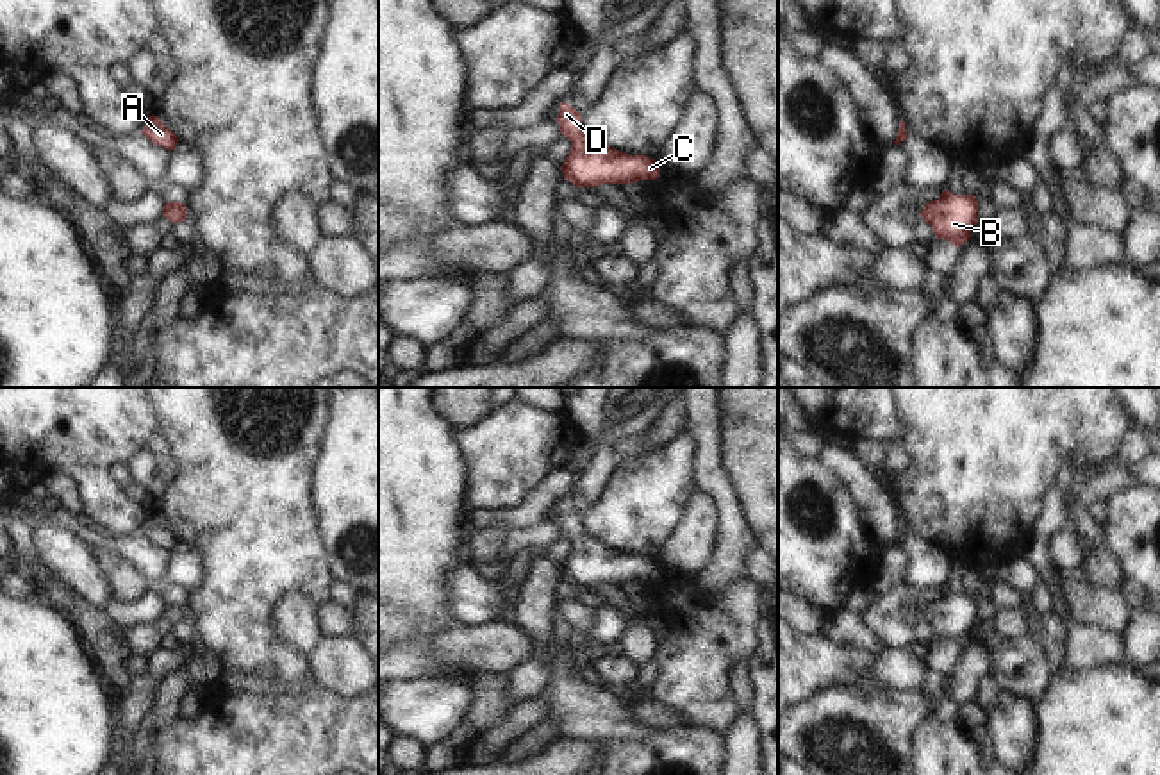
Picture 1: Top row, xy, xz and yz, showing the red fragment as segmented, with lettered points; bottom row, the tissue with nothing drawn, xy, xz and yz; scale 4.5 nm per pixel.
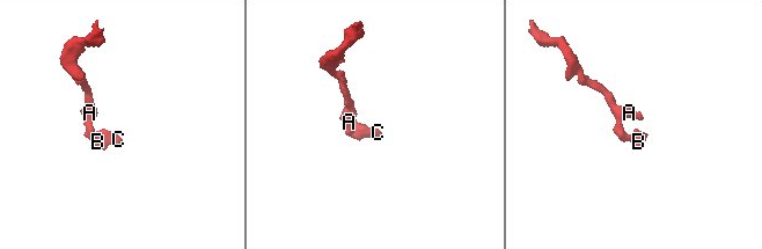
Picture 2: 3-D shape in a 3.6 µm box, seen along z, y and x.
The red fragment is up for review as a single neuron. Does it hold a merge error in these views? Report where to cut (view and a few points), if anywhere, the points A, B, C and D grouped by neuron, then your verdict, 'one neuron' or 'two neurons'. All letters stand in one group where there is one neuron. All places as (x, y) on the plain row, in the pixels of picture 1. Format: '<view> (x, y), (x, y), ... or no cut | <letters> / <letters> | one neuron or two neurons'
no cut | A B C D | one neuron

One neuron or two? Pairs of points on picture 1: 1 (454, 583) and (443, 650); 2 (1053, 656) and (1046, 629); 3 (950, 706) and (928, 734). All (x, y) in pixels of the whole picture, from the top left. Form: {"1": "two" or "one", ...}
{"1": "two", "2": "one", "3": "two"}

